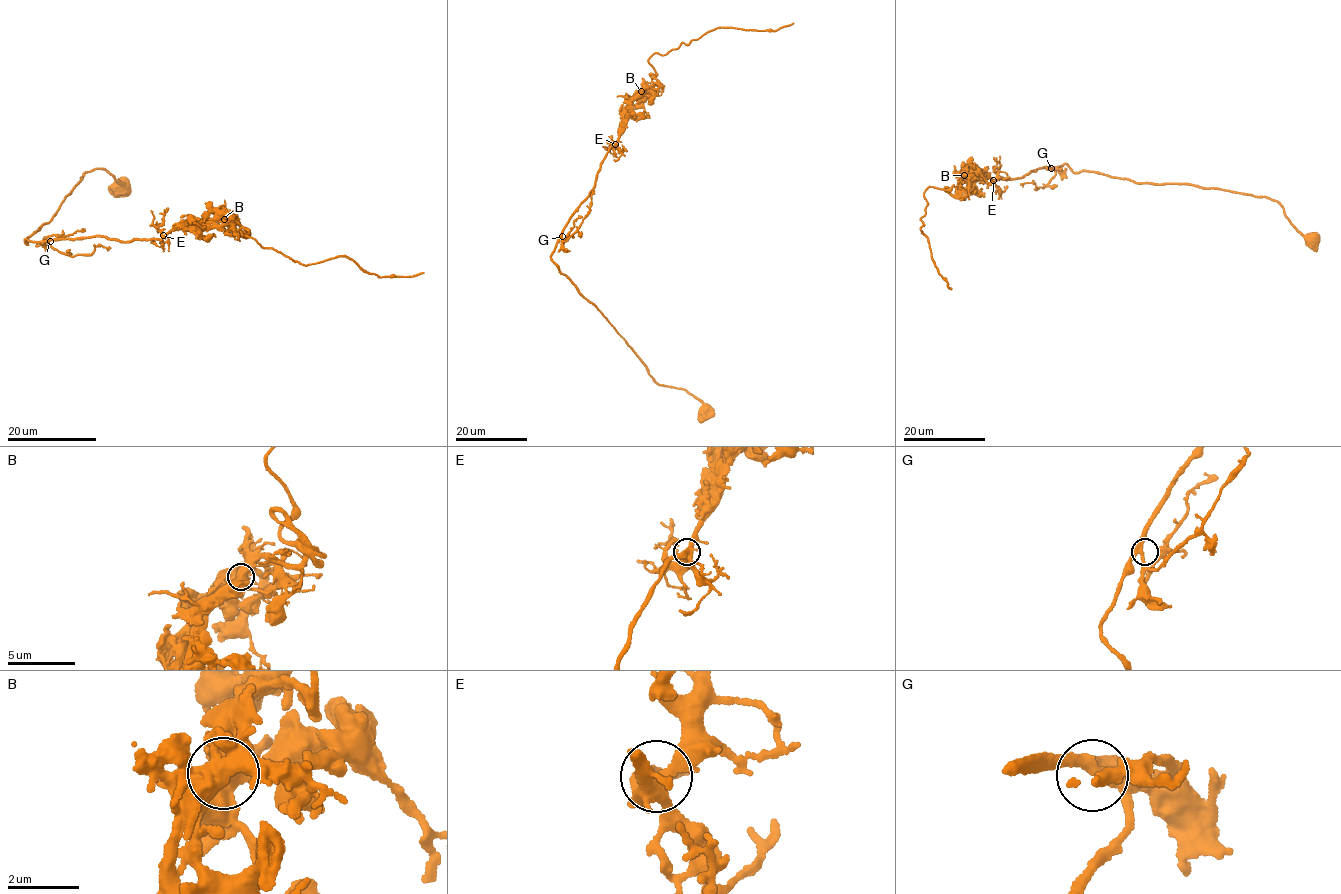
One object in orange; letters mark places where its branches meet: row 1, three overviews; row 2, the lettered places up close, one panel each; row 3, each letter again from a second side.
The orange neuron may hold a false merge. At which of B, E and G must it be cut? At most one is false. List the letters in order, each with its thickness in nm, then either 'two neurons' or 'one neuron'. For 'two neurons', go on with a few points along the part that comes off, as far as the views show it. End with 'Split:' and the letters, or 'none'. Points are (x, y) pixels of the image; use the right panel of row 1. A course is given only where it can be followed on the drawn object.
B: calibre 750 nm; two neurons; course (963, 176), (973, 170), (990, 175)
E: calibre 400 nm; one neuron
G: calibre 300 nm; one neuron
Split: B

